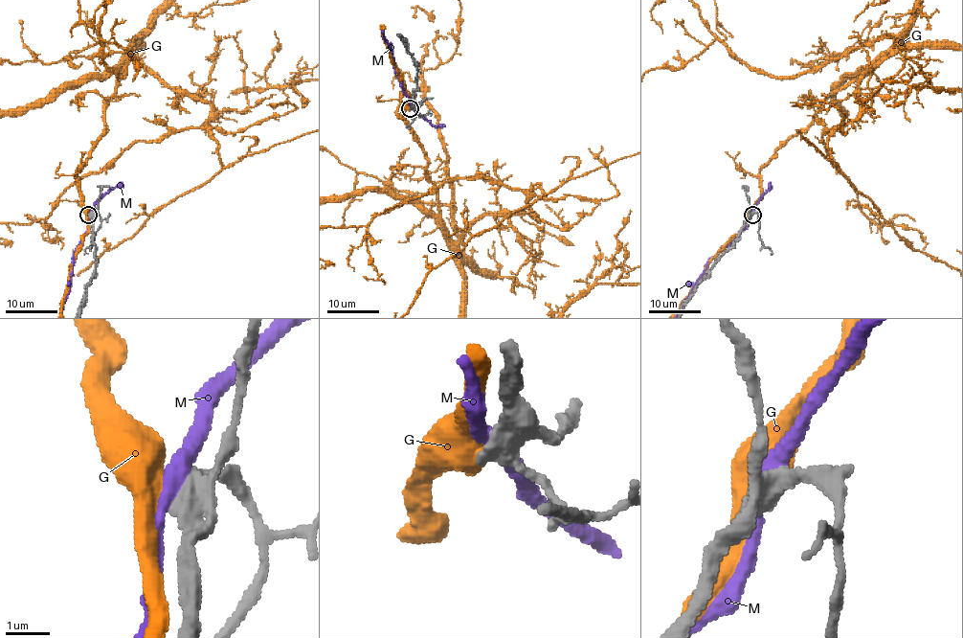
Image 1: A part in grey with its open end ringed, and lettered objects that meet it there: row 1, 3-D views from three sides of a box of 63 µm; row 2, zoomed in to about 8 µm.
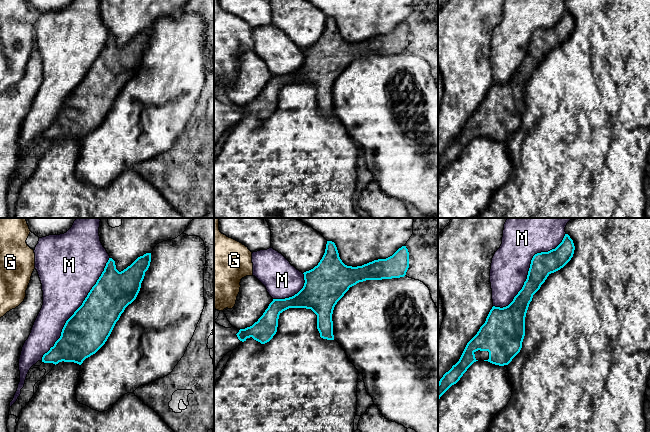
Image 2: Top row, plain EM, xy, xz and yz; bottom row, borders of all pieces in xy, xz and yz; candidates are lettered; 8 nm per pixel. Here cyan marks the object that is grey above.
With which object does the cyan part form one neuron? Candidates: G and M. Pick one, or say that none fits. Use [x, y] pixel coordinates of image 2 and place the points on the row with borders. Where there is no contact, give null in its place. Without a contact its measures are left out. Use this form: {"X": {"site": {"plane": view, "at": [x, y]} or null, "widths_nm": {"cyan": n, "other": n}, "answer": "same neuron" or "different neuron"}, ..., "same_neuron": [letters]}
{"G": {"site": null, "answer": "different neuron"}, "M": {"site": {"plane": "xy", "at": [77, 309]}, "widths_nm": {"cyan": 360, "other": 400}, "answer": "different neuron"}, "same_neuron": []}

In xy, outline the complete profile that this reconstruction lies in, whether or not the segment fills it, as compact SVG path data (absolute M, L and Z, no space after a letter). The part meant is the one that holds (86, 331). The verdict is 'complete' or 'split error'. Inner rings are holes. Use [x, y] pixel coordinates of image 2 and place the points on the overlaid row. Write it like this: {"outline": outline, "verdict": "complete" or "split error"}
{"outline": "M146 253L119 272L116 269L115 261L109 258L96 284L92 287L82 305L66 321L60 338L43 355L42 362L56 365L64 361L81 365L86 358L95 354L107 341L125 308L136 299L150 262L151 253Z", "verdict": "complete"}

